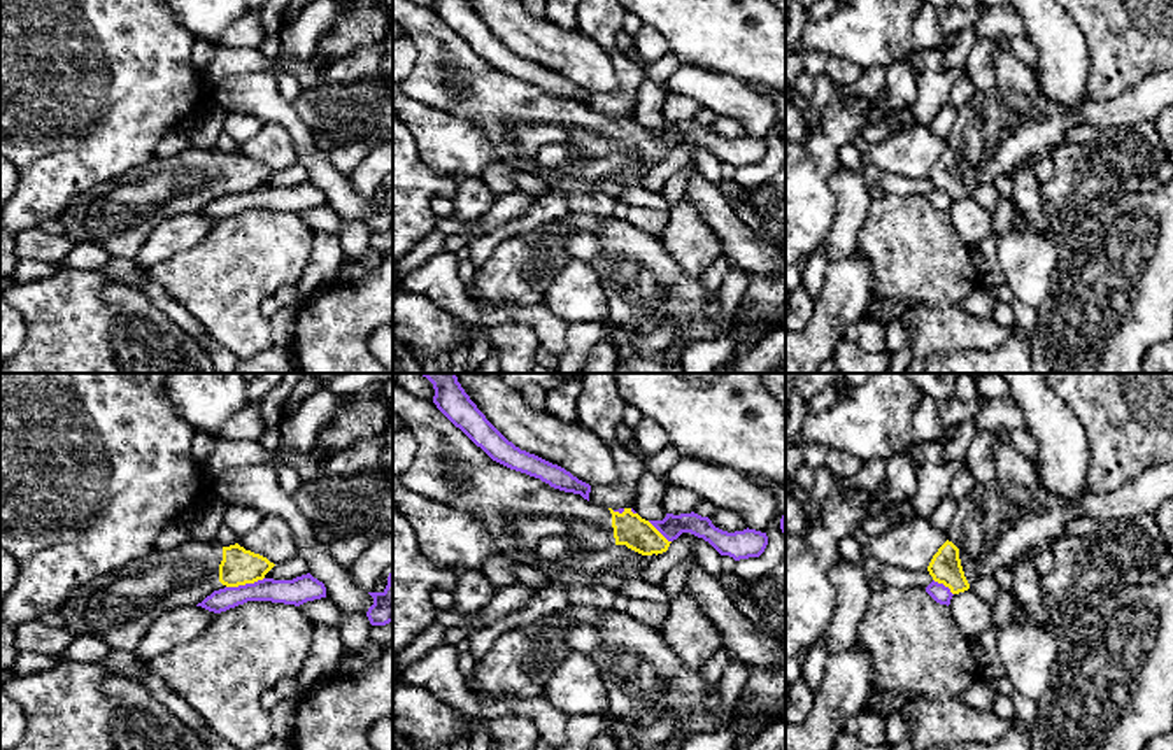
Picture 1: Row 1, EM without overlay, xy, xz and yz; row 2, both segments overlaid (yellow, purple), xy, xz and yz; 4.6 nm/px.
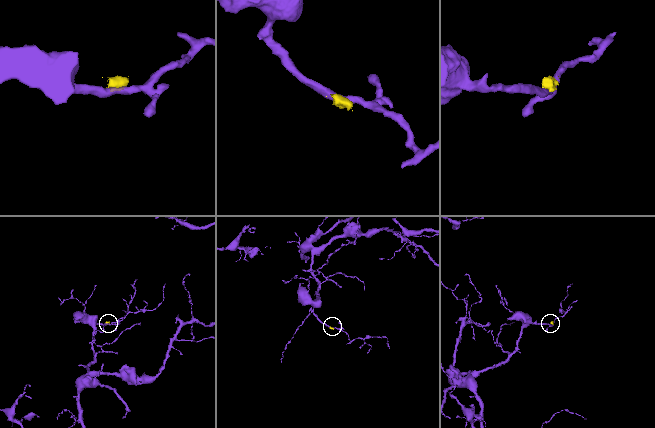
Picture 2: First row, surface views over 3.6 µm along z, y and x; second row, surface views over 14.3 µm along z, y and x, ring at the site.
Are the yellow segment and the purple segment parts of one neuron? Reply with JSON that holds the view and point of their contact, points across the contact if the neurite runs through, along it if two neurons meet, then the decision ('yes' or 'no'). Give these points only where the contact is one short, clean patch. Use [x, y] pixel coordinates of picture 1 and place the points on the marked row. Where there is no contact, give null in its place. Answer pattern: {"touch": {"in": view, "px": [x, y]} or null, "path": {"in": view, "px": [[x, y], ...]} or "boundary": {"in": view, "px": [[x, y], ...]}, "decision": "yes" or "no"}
{"touch": {"in": "xy", "px": [244, 584]}, "boundary": {"in": "xy", "px": [[263, 577], [227, 587]]}, "decision": "no"}

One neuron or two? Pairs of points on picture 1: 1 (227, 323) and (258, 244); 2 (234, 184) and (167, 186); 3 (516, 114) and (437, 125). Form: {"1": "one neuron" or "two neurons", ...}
{"1": "one neuron", "2": "one neuron", "3": "two neurons"}

